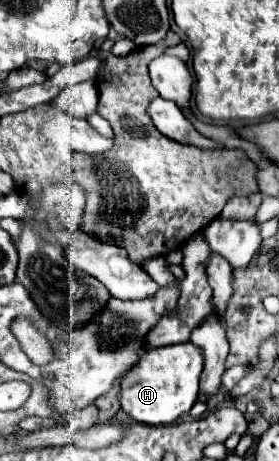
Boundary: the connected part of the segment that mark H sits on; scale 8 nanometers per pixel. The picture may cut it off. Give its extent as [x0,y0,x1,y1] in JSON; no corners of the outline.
[121,343,203,425]

